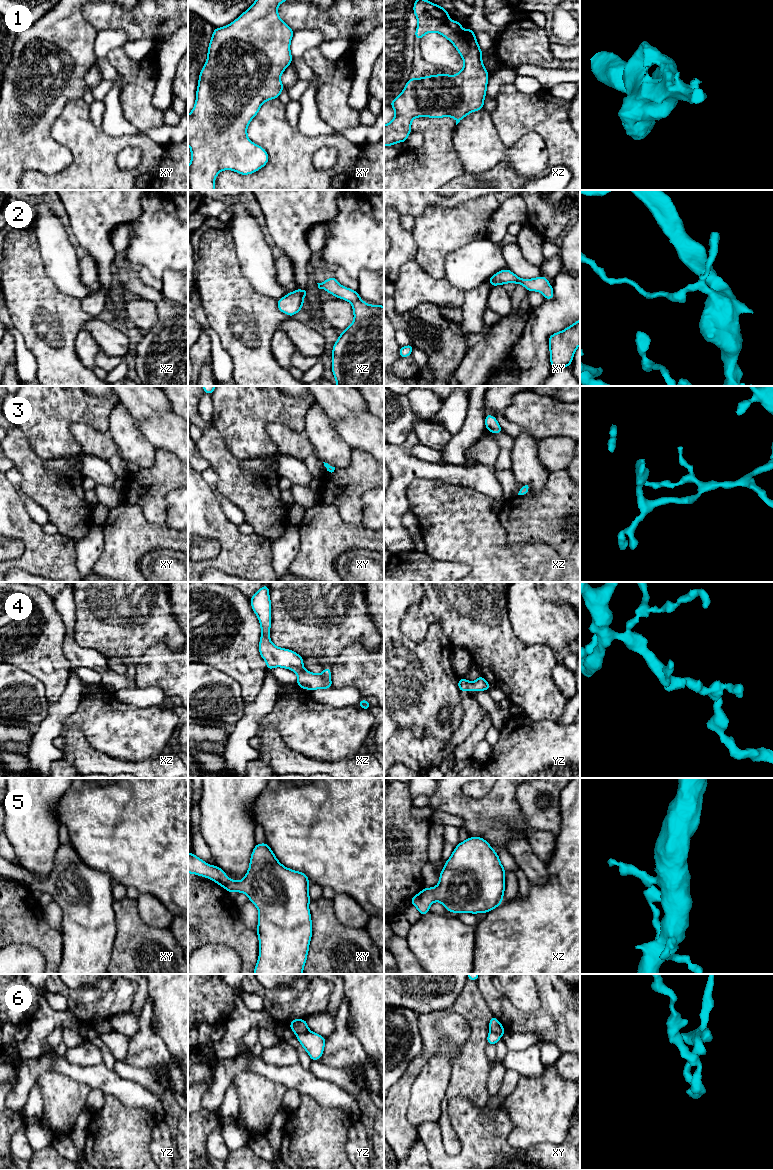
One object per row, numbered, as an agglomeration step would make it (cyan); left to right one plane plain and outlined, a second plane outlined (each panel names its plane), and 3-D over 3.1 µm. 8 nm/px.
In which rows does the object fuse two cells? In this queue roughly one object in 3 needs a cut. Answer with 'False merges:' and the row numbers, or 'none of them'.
False merges: 6

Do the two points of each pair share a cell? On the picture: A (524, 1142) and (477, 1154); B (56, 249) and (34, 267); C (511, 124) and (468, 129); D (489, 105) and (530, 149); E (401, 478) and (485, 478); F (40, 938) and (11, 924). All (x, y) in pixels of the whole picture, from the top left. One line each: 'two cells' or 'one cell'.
A: two cells
B: two cells
C: two cells
D: two cells
E: one cell
F: one cell

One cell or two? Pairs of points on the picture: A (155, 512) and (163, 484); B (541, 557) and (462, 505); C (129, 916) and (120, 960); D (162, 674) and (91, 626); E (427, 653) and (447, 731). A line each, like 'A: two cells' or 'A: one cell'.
A: one cell
B: one cell
C: one cell
D: two cells
E: one cell

